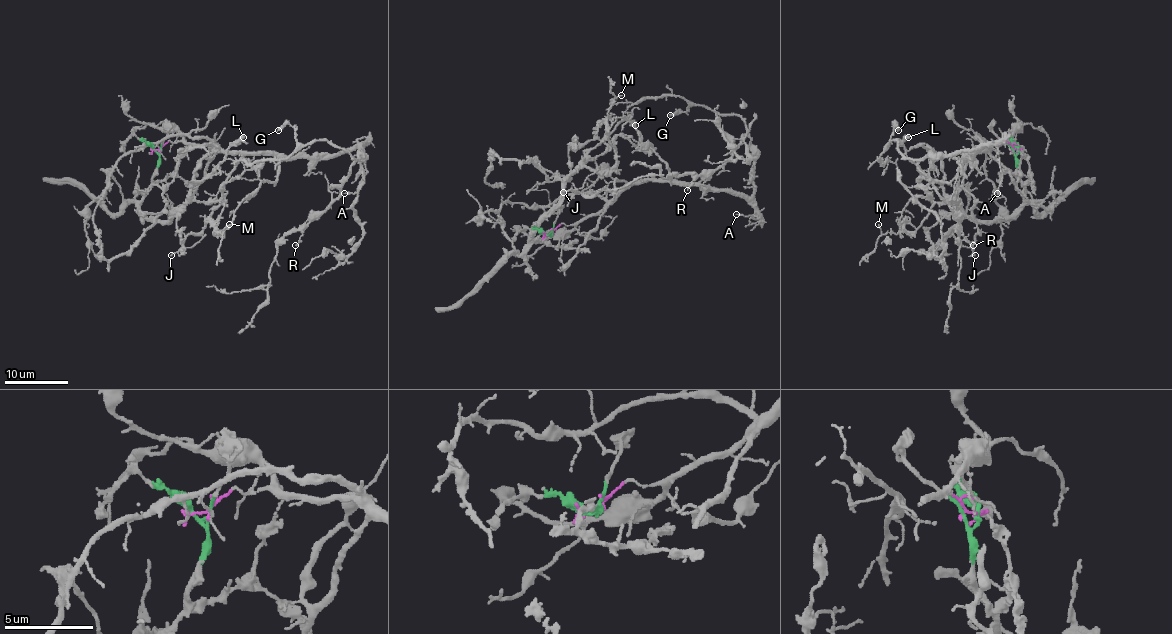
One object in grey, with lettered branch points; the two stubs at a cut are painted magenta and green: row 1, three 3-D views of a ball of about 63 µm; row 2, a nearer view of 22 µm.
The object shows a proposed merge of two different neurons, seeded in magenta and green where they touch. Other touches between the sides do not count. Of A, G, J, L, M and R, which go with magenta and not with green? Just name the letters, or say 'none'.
A, G, J, R

